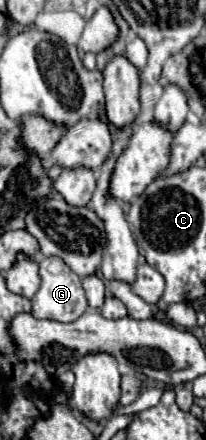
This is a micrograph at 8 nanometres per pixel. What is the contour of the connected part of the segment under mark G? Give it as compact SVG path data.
M40 255L38 271L40 271L40 289L32 299L32 315L36 319L54 319L60 323L70 323L88 311L88 301L84 297L80 277L60 257Z

